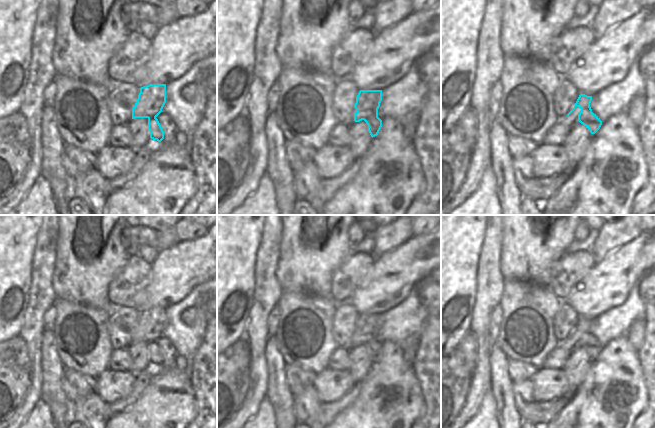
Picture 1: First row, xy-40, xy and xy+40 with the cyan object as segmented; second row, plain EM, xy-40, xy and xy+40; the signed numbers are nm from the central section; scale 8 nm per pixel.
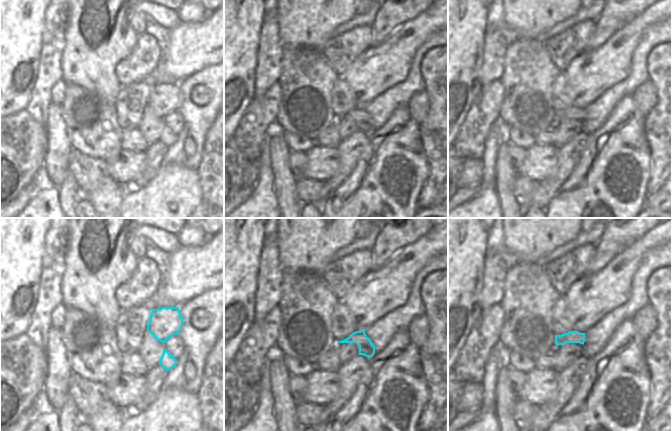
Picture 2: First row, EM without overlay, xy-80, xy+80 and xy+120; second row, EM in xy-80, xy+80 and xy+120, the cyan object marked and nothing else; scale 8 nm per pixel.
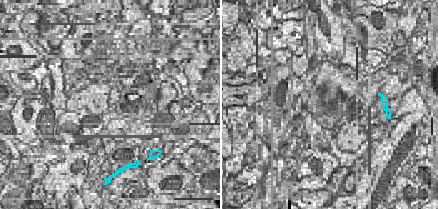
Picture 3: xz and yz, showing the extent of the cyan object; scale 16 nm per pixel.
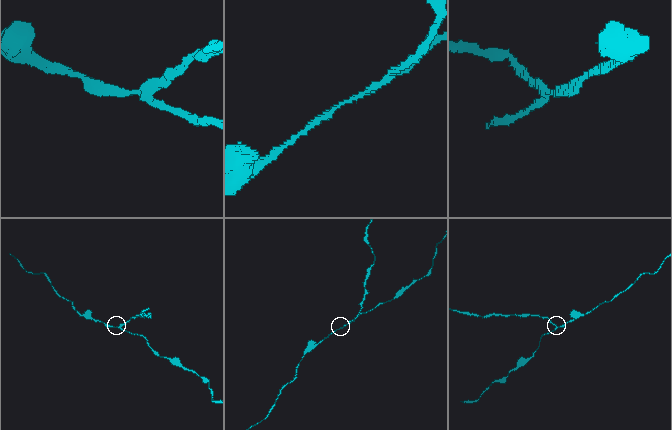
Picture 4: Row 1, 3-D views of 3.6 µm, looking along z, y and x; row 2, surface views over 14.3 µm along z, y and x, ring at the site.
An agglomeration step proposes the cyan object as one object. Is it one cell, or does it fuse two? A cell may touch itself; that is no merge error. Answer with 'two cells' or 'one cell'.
two cells

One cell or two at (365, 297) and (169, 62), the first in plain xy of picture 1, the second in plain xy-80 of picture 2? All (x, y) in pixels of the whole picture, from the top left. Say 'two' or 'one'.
one

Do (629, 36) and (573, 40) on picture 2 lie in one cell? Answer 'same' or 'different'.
different

